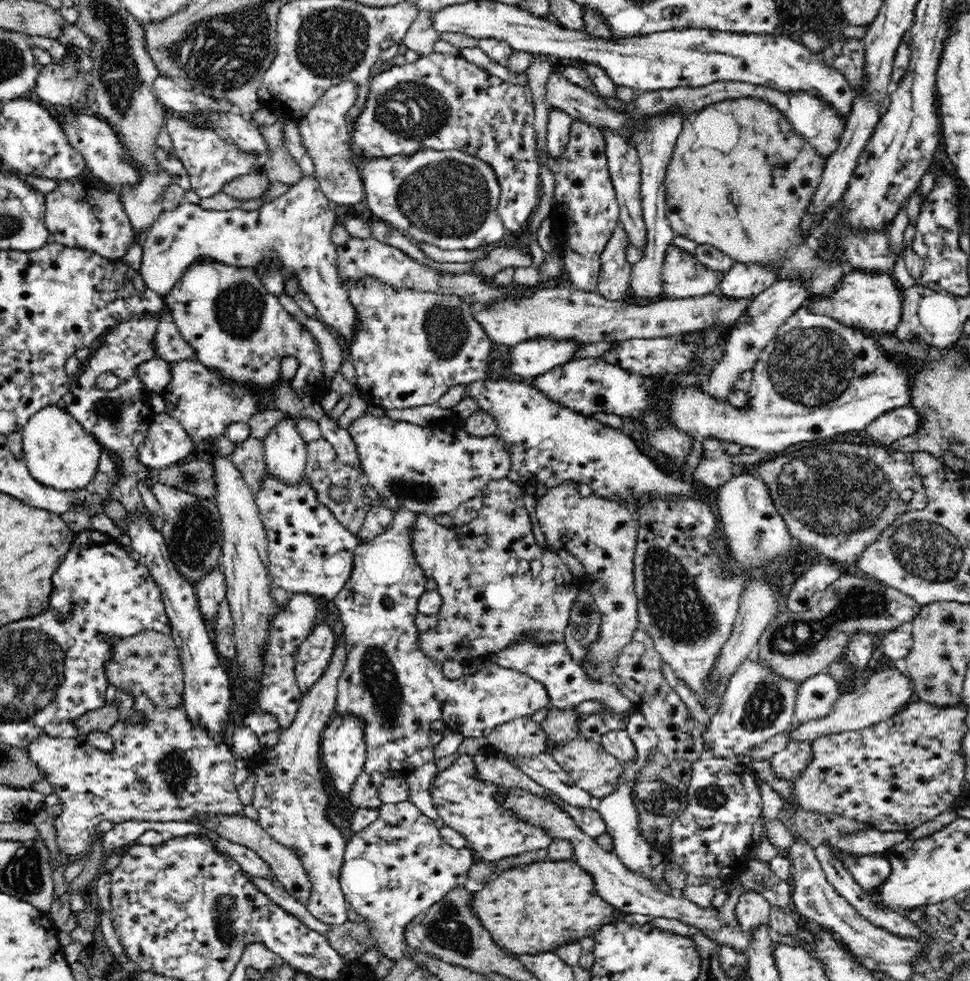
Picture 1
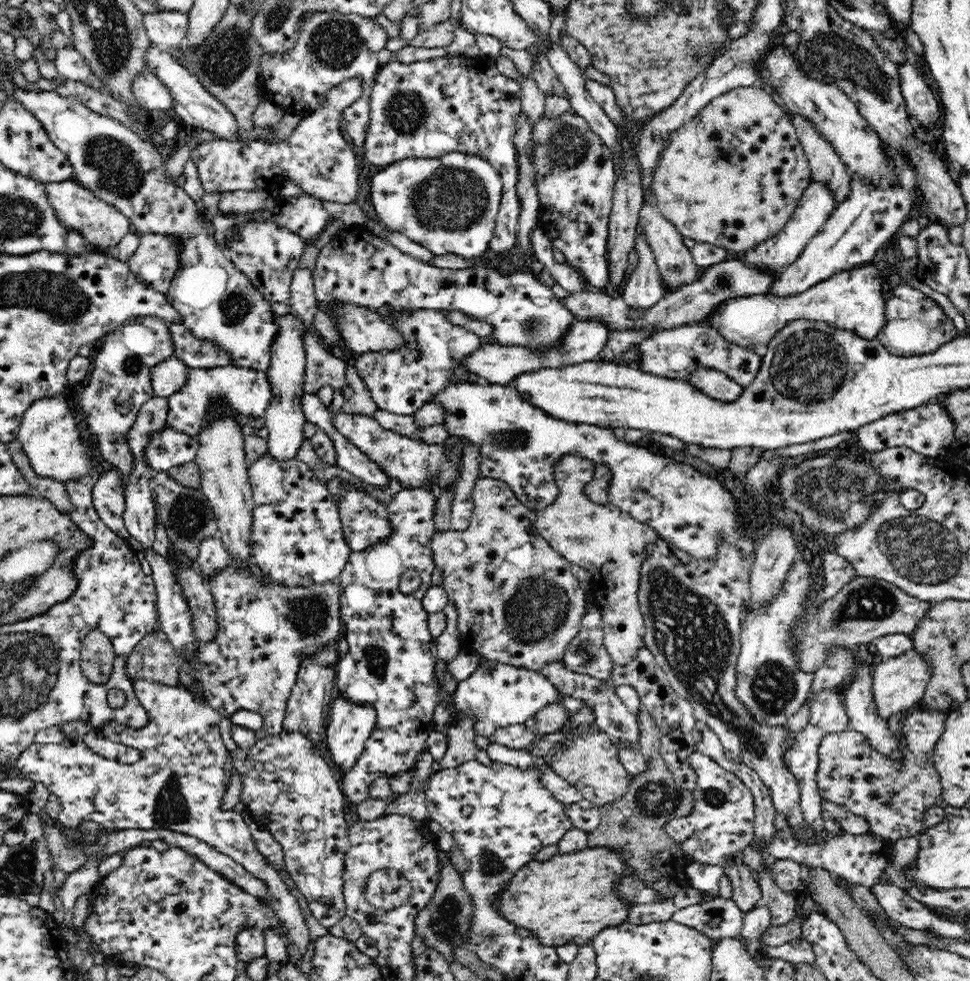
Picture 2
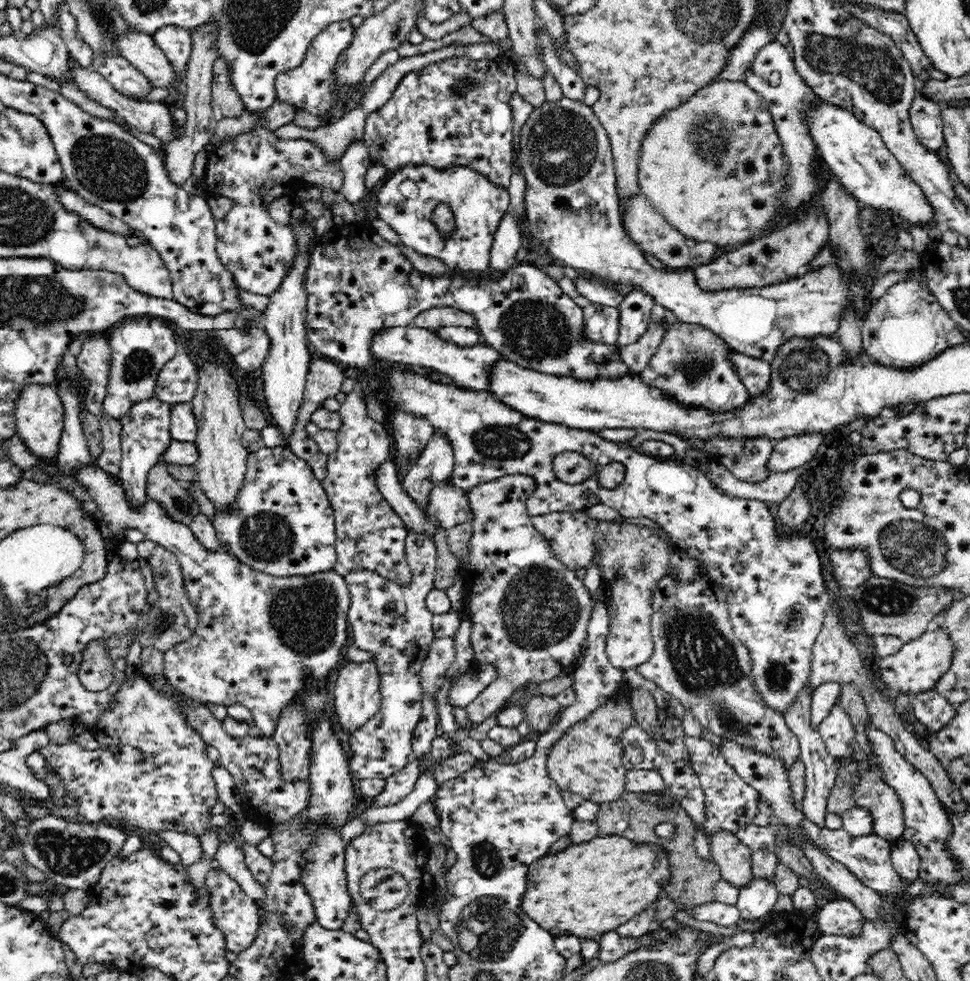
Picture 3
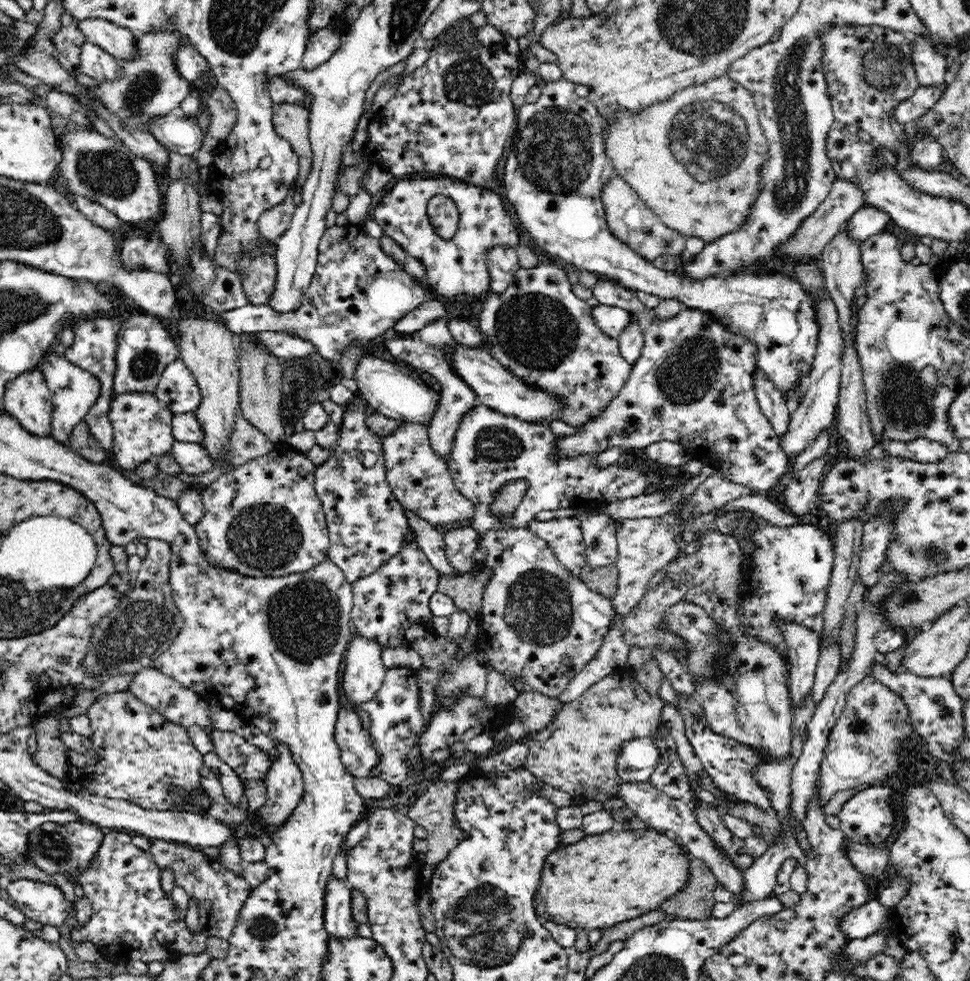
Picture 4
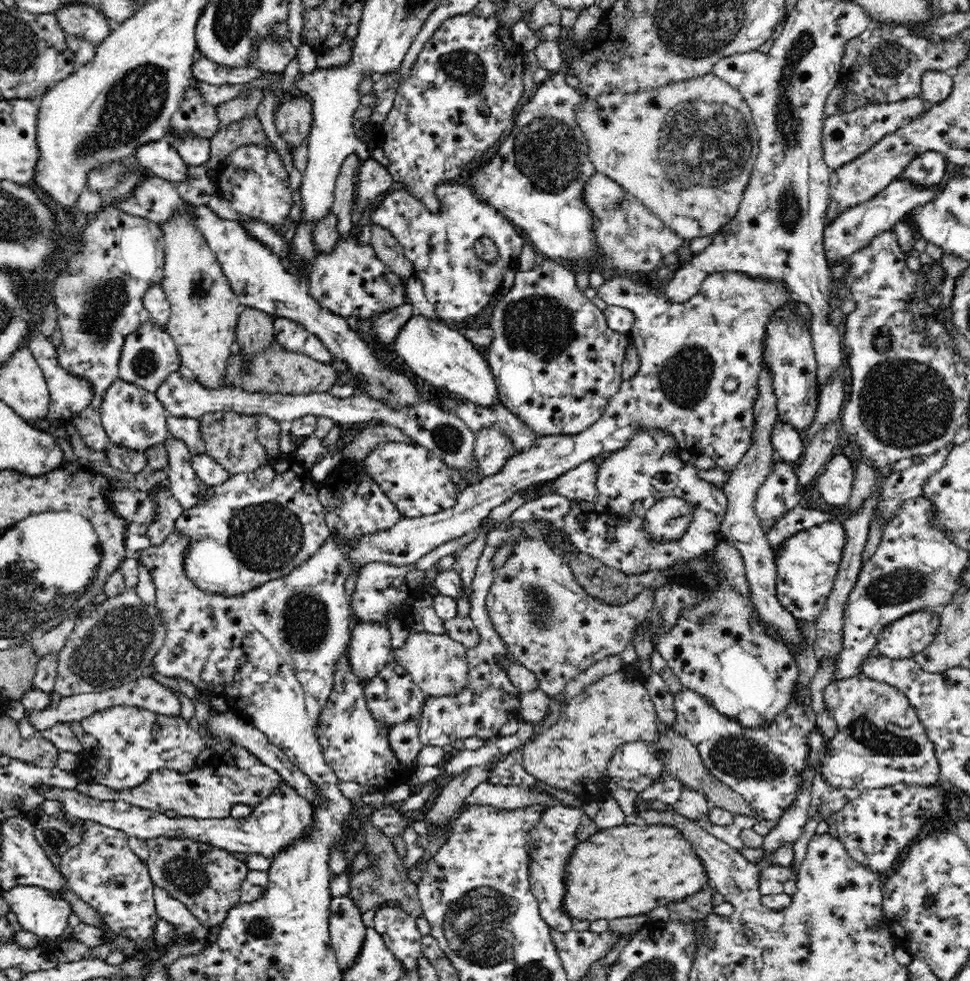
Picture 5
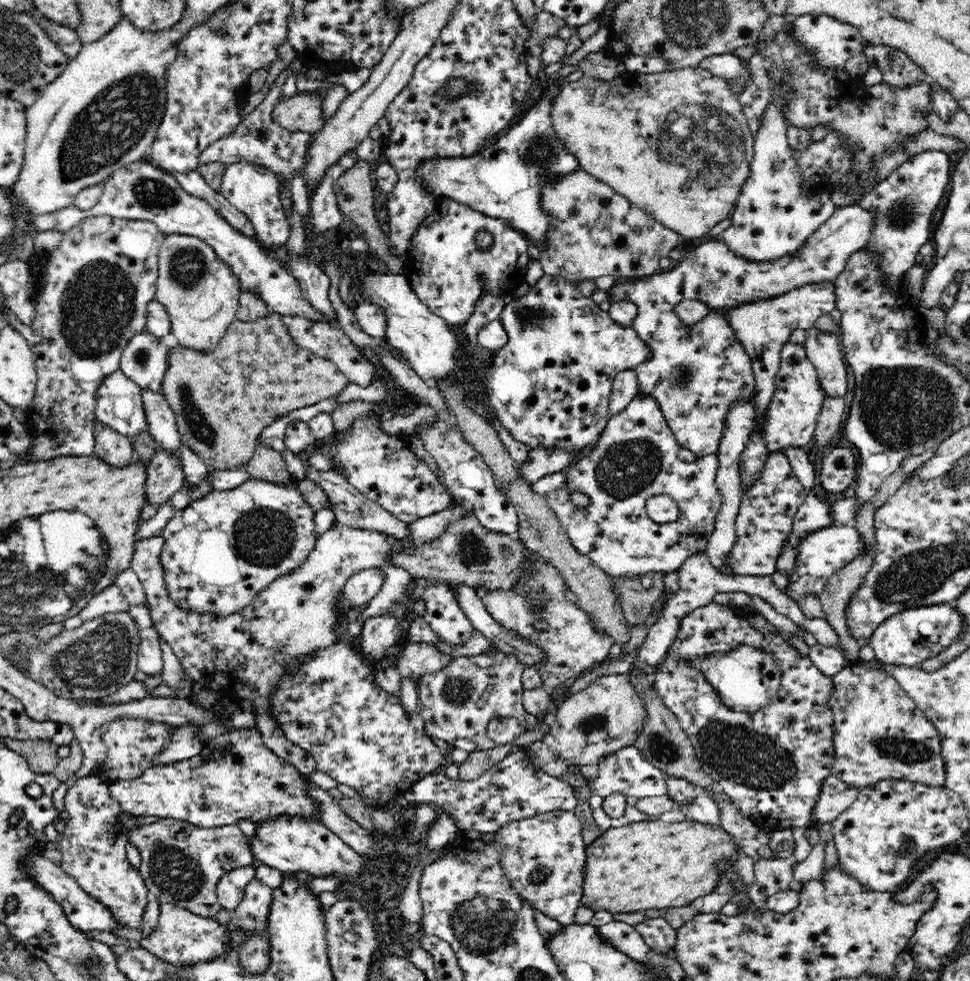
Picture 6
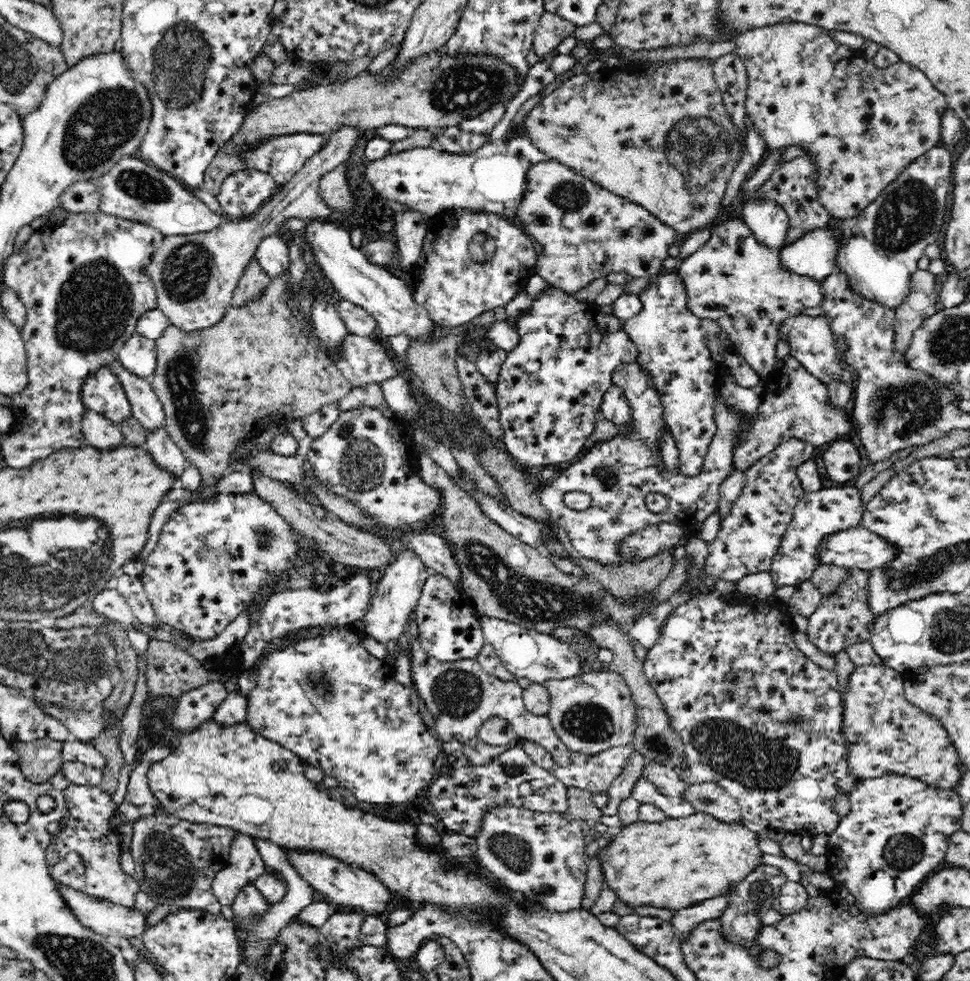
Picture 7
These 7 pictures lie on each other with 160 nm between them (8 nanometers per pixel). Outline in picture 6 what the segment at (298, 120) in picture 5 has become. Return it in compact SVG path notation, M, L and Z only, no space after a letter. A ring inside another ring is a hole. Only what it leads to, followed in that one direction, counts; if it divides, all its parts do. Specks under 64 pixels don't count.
M297 93L286 101L279 101L273 108L274 122L290 132L318 134L325 122L320 94L304 96Z

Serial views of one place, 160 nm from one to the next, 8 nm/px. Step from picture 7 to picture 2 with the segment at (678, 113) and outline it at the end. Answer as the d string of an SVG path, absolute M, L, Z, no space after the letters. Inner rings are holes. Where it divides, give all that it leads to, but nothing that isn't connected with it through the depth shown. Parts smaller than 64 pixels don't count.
M757 84L748 87L738 87L720 94L713 98L705 105L692 121L686 121L680 129L669 134L669 144L665 146L665 150L661 153L661 158L656 164L656 168L652 170L650 177L650 188L653 190L654 200L664 215L677 229L678 232L686 238L691 238L698 243L708 243L719 248L725 249L730 254L744 253L745 251L756 249L756 245L768 240L768 237L776 236L784 225L790 220L796 204L800 202L804 190L811 185L813 181L812 173L810 173L810 165L806 154L801 146L798 134L790 121L789 113L776 103L772 95L764 88L760 88Z

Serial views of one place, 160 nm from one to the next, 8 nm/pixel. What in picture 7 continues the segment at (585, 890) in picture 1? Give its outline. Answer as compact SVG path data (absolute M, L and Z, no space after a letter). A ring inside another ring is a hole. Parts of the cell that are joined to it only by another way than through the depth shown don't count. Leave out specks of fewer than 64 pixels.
M698 811L690 816L682 818L670 818L660 822L644 822L636 821L632 824L622 826L620 829L614 832L613 839L605 846L601 847L596 857L599 857L602 865L602 872L604 874L605 882L603 885L610 887L616 894L617 898L626 902L628 906L633 909L636 906L654 906L656 908L664 908L670 910L680 910L682 908L688 908L692 905L698 904L700 901L724 896L728 891L732 890L734 886L738 885L742 880L745 880L746 876L749 876L756 867L762 865L763 853L759 849L759 836L754 836L746 826L740 826L740 822L730 824L727 821L718 820L712 815L705 812Z

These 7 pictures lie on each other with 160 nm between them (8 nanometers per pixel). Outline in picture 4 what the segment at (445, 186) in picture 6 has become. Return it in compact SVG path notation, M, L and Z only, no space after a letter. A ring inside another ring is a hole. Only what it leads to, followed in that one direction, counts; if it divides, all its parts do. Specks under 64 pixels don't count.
M560 80L540 83L540 98L534 103L524 103L518 111L518 142L514 142L506 156L504 185L506 201L510 202L532 240L552 257L561 258L582 271L596 273L601 278L616 280L626 288L653 294L661 300L679 300L684 307L701 310L726 325L732 332L743 333L757 348L757 366L768 377L776 390L788 400L792 398L800 378L812 368L818 344L816 309L812 295L804 291L796 279L780 274L730 274L707 279L690 279L682 269L666 271L653 266L641 258L626 243L620 241L608 230L605 222L604 203L601 193L606 182L618 176L605 155L605 130L608 122L595 106L583 96L578 96L572 81Z

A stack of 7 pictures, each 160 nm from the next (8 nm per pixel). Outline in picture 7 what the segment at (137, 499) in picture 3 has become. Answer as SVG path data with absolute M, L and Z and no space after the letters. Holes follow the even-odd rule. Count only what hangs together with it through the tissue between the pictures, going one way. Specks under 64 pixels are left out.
M110 367L98 368L92 376L86 378L80 388L82 403L98 414L104 415L115 425L132 418L128 398L120 380Z

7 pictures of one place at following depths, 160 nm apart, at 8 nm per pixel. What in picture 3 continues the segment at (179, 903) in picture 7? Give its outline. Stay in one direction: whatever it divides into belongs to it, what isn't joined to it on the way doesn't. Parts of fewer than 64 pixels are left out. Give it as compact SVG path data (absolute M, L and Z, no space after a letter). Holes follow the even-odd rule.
M214 867L206 875L205 886L208 889L208 906L212 907L212 923L216 923L216 927L224 931L227 950L238 955L256 938L259 909L255 900L244 892L238 882L232 880L224 870Z

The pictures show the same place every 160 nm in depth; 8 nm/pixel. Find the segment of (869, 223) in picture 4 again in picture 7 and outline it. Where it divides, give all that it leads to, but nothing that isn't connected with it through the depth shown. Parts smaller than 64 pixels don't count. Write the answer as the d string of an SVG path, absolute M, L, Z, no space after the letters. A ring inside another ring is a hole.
M828 225L811 230L804 234L803 237L798 238L793 243L788 243L781 249L780 265L788 272L808 276L820 283L826 276L836 272L837 253L840 251L836 240L836 235L832 235ZM665 271L660 275L655 275L650 284L637 295L642 303L641 311L630 320L623 321L623 329L636 345L636 362L652 377L652 382L660 393L664 424L672 433L680 451L679 470L684 475L699 475L708 447L716 434L714 406L716 406L716 399L719 398L720 393L719 387L715 383L713 366L722 361L727 366L729 374L736 380L736 384L742 388L754 388L761 381L761 377L734 348L734 344L728 340L728 336L716 321L694 316L690 309L686 308L686 287L678 272Z

